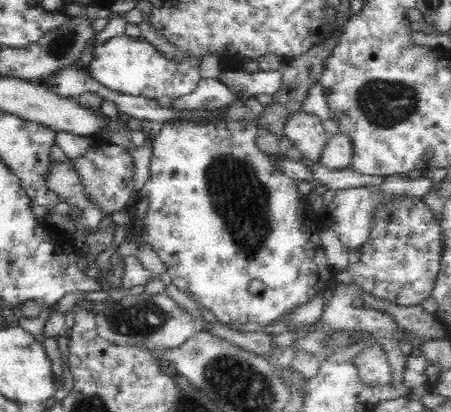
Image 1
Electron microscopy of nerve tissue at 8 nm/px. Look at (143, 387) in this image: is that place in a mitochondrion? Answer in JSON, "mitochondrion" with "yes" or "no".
{"mitochondrion":"no"}

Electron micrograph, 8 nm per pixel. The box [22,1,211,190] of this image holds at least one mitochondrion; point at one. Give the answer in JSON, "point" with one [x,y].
{"point":[63,42]}

